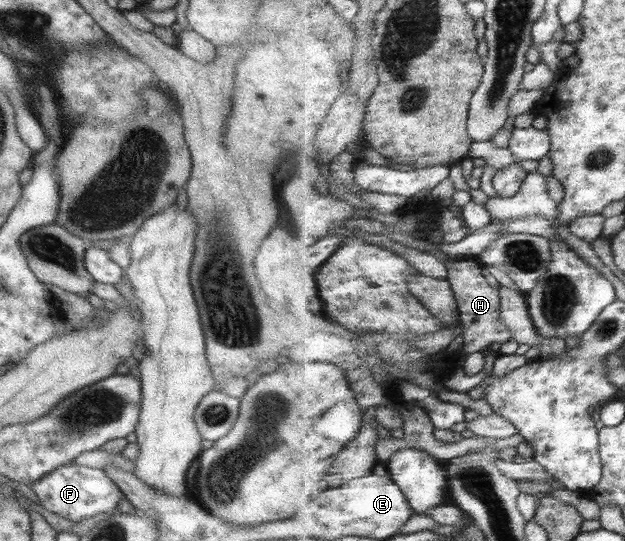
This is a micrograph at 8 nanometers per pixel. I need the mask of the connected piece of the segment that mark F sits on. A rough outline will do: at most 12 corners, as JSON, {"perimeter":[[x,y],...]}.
{"perimeter":[[61,465],[30,484],[69,521],[111,515],[124,498],[103,469]]}

